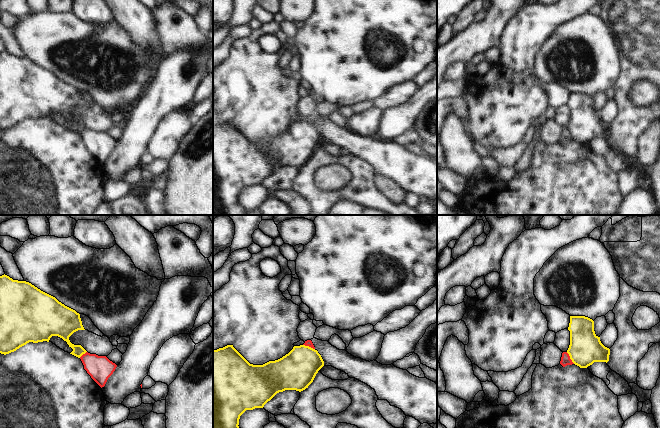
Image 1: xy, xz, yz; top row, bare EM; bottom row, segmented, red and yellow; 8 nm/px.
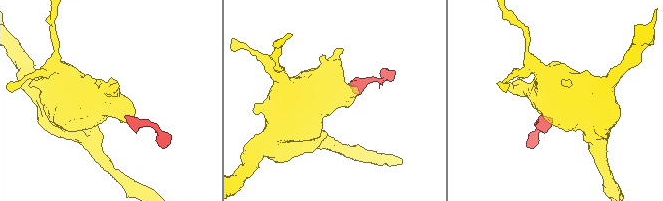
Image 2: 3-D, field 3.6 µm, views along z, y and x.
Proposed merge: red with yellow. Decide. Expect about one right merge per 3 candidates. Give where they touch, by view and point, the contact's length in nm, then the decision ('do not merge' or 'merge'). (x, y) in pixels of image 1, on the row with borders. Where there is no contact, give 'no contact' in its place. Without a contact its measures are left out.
meets red in yz at (569, 358); contact 120 nm long; do not merge

